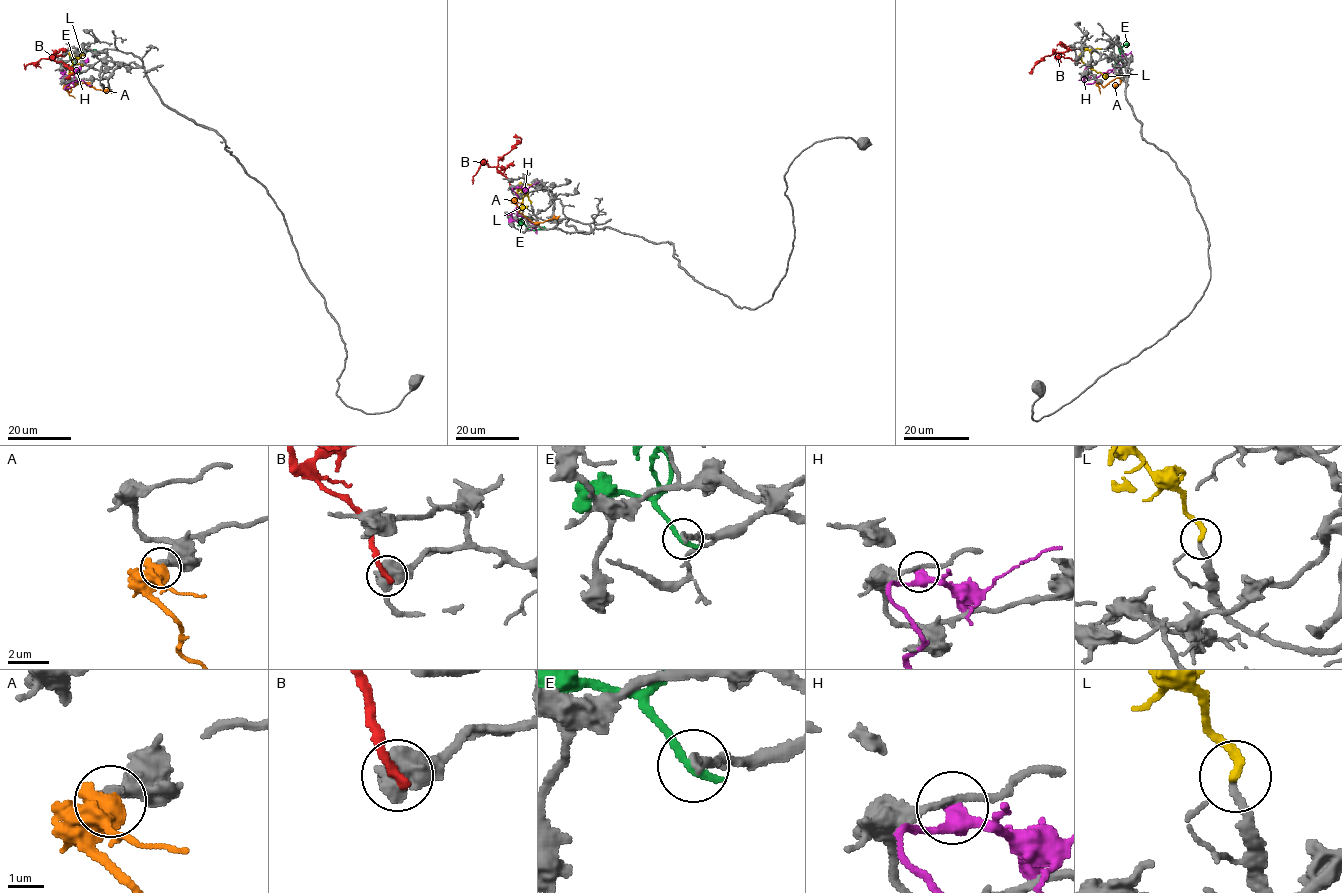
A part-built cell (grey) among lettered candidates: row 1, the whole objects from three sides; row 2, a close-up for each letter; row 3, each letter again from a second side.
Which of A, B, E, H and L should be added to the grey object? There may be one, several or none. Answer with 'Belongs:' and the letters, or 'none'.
Belongs: A

